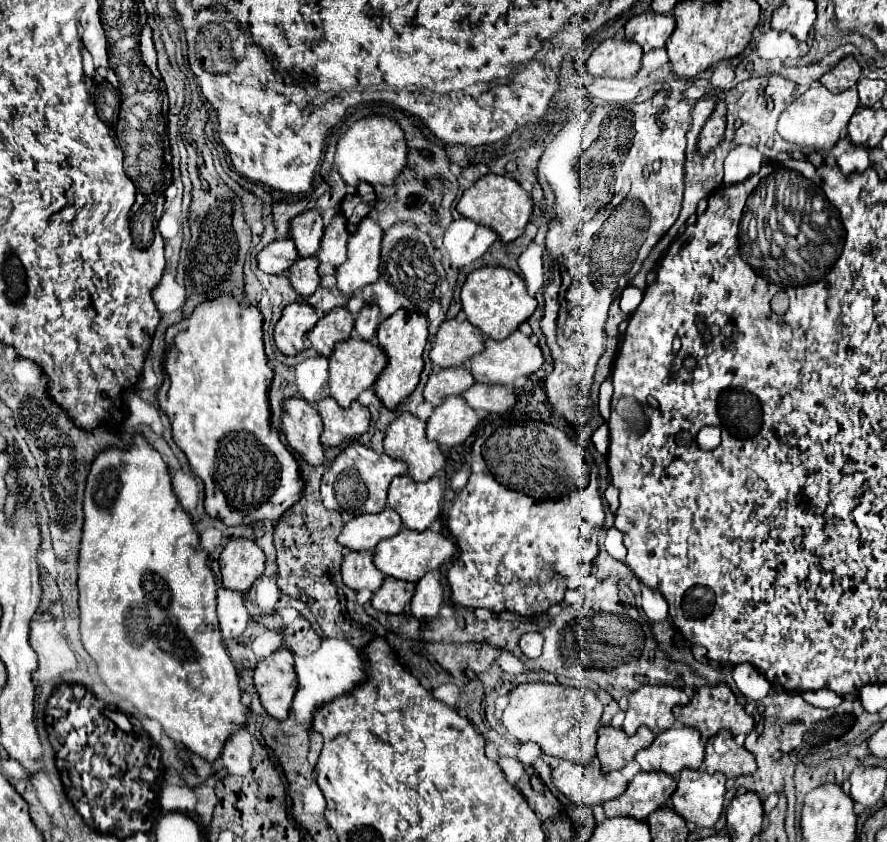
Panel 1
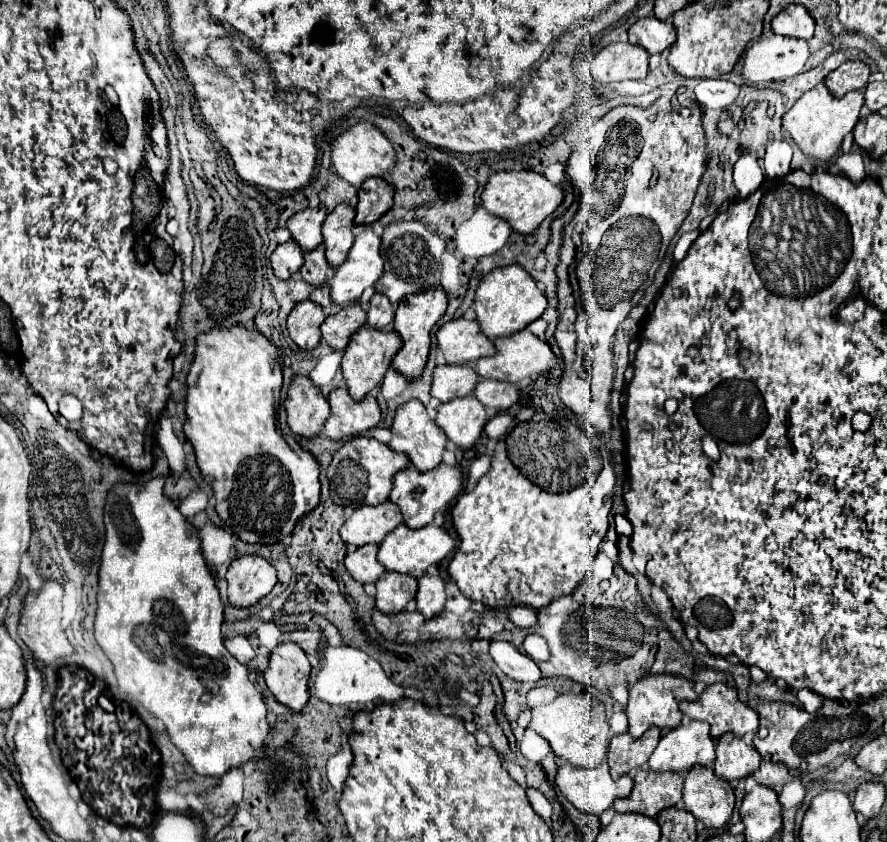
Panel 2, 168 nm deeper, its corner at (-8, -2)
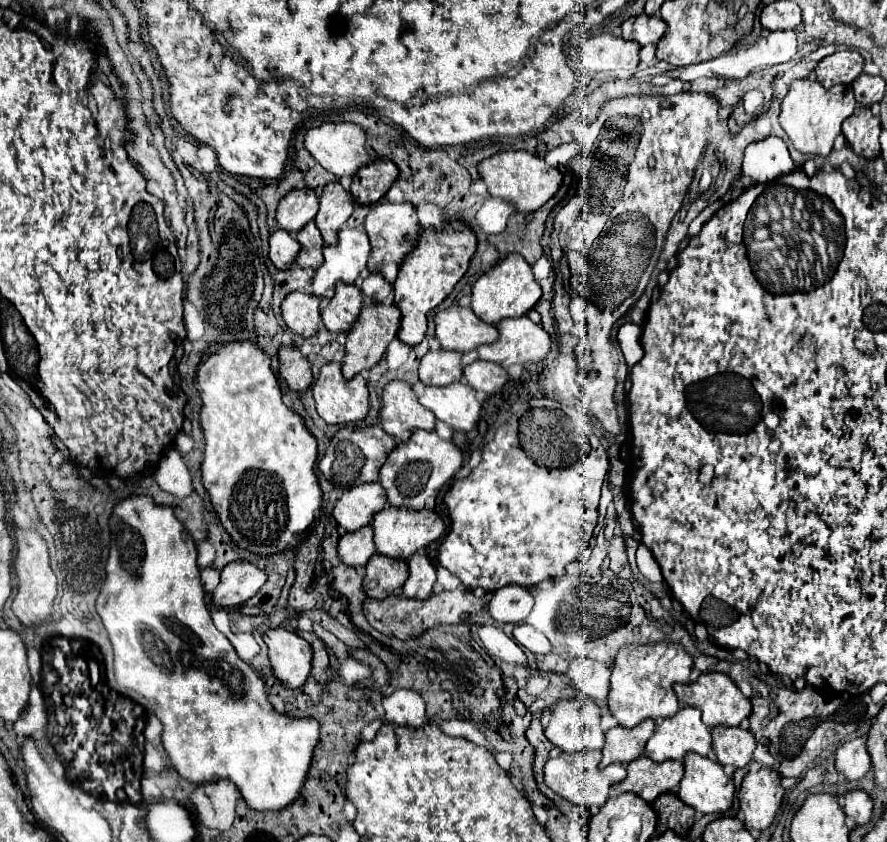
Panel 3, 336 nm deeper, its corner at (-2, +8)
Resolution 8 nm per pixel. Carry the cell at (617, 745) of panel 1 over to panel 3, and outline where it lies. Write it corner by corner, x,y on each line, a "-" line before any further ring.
644,719
632,729
626,727
612,727
606,731
604,747
602,747
602,761
600,767
608,767
610,763
630,763
644,753
644,745
654,733
654,719

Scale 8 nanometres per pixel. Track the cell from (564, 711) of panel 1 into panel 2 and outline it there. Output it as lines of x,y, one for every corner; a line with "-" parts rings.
558,695
552,703
534,707
528,727
550,743
556,757
564,757
572,765
596,767
606,759
610,727
604,705
586,695

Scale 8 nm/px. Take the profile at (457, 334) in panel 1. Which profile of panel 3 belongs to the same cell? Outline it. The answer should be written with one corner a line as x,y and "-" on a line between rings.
452,305
434,315
436,337
442,349
466,353
484,343
494,343
498,339
498,331
494,325
486,325
482,319
474,315
472,309

